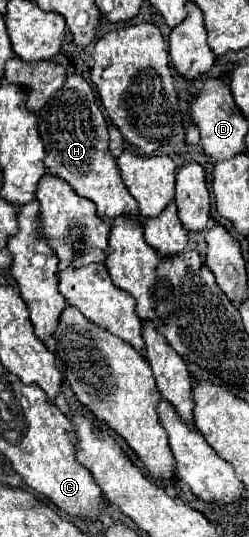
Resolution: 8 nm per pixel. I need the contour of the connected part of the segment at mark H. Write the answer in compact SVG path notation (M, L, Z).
M70 75L64 87L58 89L56 95L38 113L38 133L46 149L44 163L48 173L64 179L80 197L90 199L96 205L98 217L112 221L120 215L126 215L132 221L142 221L138 203L128 193L116 159L108 149L106 119L96 103L94 89L80 75Z

